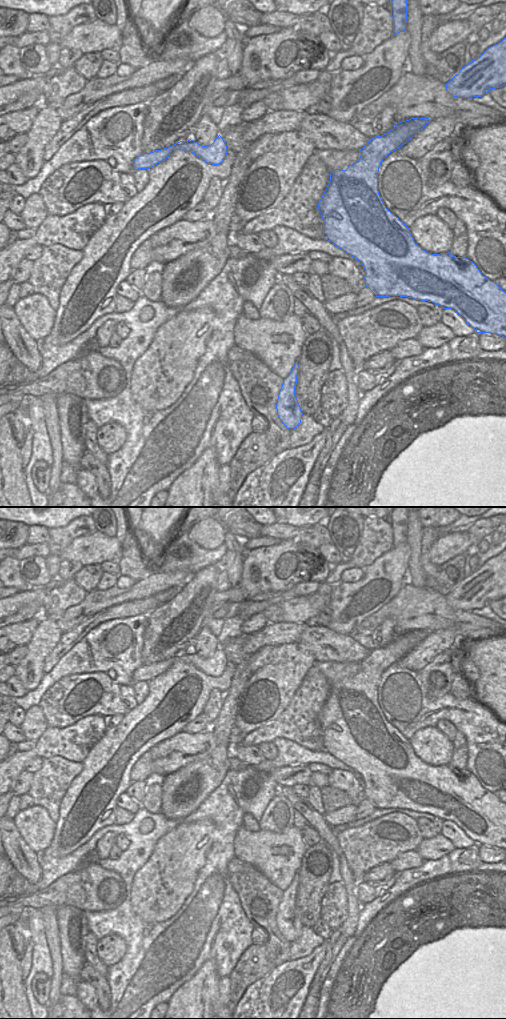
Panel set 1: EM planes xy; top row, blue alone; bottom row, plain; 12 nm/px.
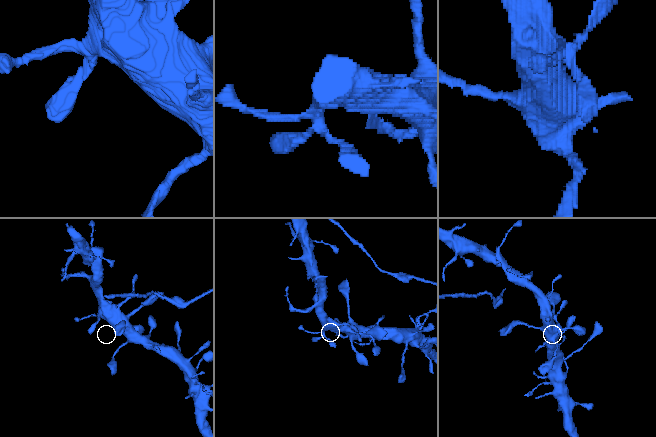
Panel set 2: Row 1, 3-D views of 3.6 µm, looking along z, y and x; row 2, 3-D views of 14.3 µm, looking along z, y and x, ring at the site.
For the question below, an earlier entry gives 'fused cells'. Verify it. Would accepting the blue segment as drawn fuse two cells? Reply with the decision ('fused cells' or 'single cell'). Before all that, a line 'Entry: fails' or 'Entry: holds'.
Entry: fails
single cell

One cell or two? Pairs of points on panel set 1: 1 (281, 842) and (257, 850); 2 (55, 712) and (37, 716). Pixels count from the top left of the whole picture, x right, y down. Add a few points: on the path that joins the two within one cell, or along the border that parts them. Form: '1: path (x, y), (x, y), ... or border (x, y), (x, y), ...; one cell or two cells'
1: path (275, 845), (263, 849); one cell
2: border (38, 705), (48, 726); two cells

